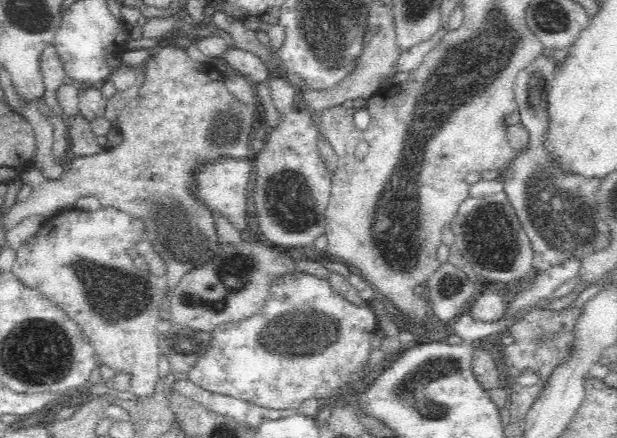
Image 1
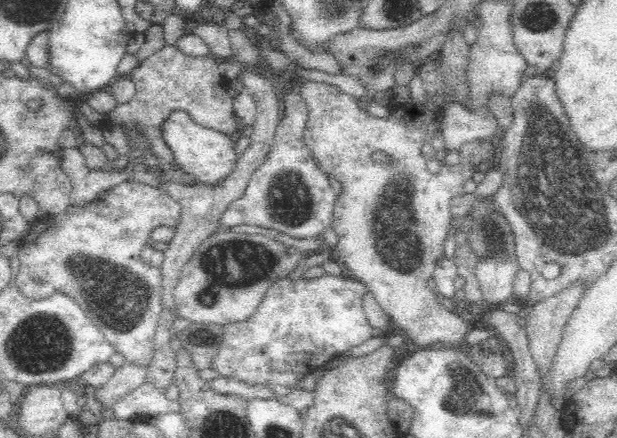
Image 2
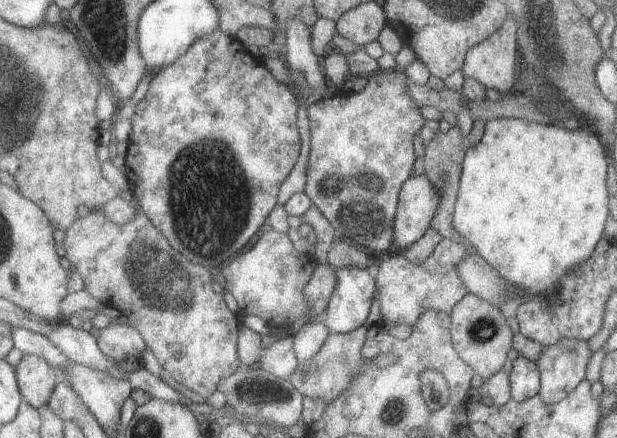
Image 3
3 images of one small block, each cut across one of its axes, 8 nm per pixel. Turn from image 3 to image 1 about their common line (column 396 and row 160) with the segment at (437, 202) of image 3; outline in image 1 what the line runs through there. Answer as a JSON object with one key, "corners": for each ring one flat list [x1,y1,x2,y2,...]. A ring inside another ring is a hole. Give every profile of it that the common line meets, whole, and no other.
{"corners":[[224,160,218,162,216,166,210,166,200,180,202,180,202,202,210,208,210,212,220,214,228,224,232,224,240,234,252,230,250,214,248,214,248,182,254,170,254,160]]}

